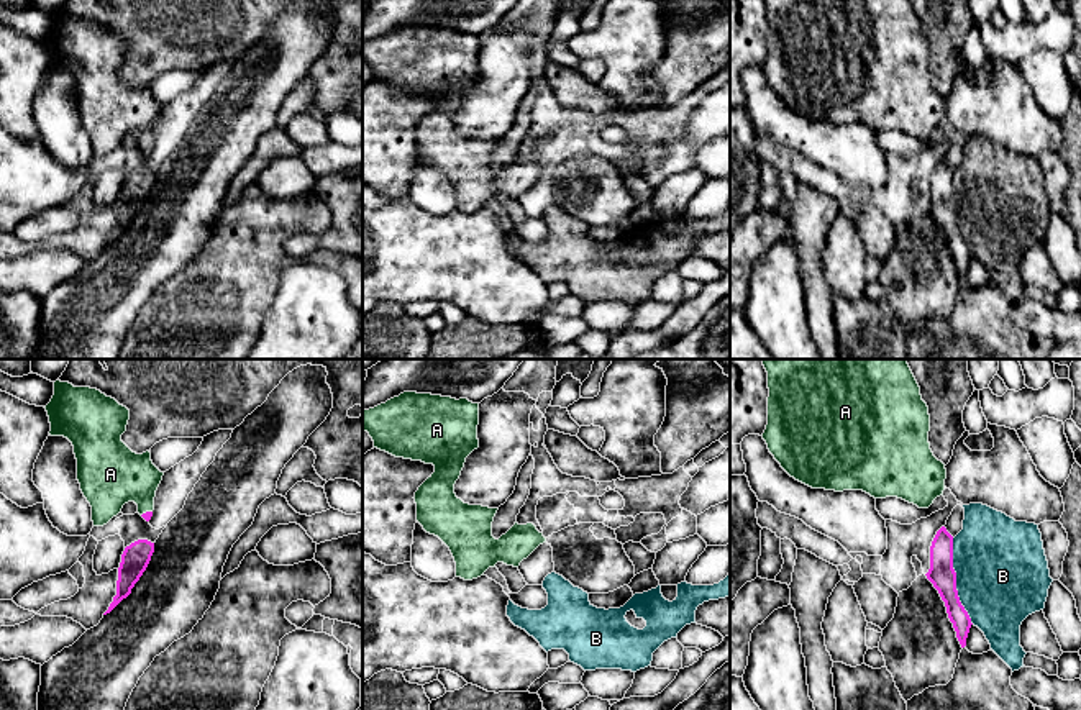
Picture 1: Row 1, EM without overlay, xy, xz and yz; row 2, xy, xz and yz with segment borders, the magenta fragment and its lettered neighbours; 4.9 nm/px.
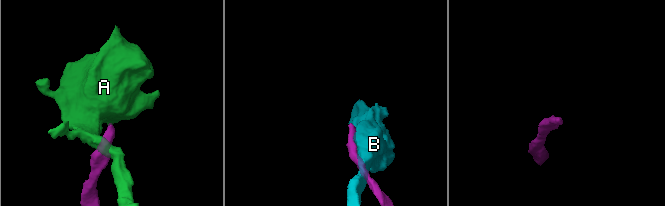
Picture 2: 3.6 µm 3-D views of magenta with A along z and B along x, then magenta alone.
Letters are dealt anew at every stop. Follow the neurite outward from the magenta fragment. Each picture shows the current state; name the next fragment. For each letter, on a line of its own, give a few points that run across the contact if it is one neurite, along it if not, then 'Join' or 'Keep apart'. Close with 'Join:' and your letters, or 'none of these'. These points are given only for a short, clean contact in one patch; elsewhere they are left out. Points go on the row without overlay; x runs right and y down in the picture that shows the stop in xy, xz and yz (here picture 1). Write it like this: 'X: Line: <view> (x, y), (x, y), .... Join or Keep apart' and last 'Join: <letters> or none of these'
A: Line: xy (146, 148), (146, 145), (110, 109). Join
B: Keep apart
Join: A

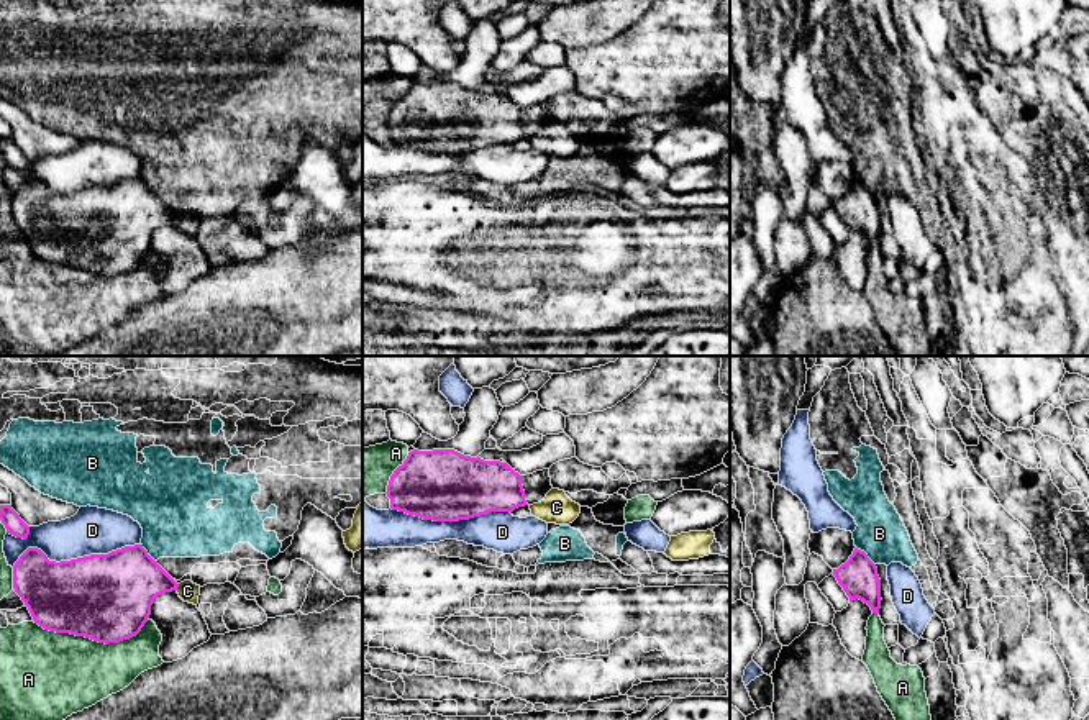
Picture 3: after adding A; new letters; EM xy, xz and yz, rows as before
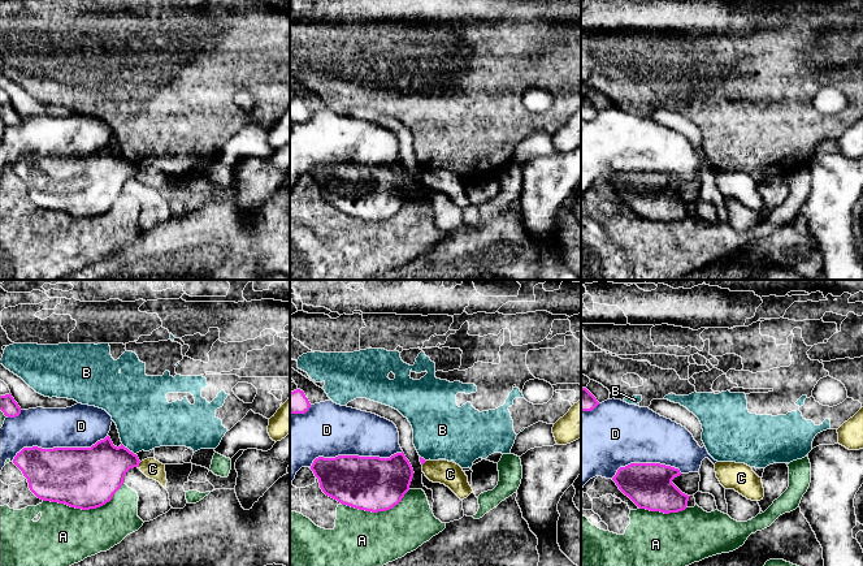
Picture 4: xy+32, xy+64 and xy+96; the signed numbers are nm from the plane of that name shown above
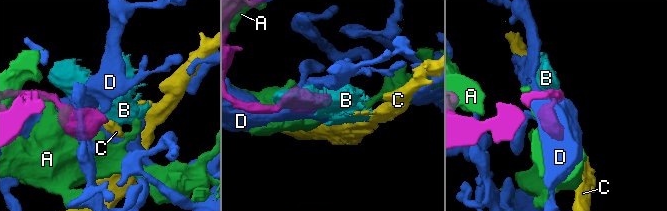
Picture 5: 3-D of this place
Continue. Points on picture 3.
A: Keep apart
B: Line: yz (856, 179), (874, 197). Keep apart
C: Line: xy (179, 217), (176, 222). Keep apart
D: Keep apart
Join: none of these

